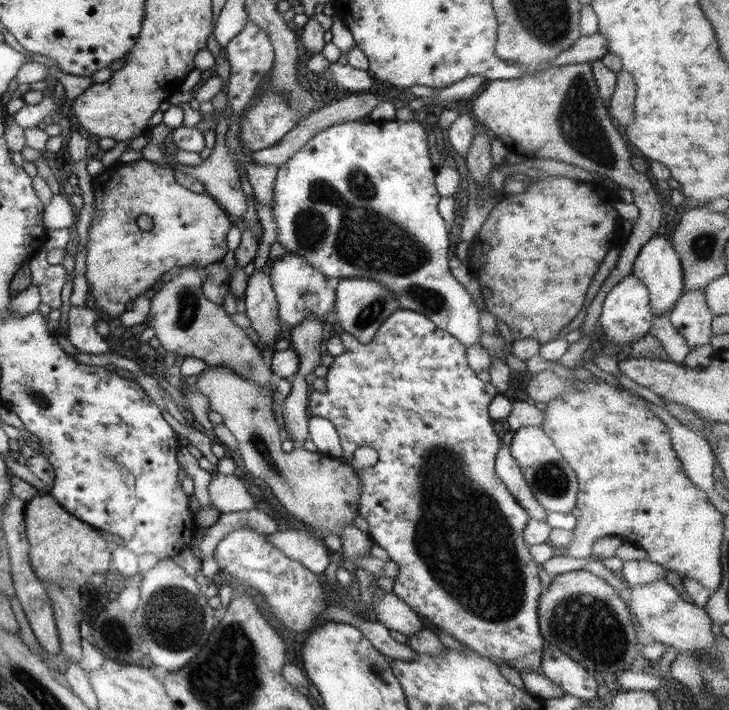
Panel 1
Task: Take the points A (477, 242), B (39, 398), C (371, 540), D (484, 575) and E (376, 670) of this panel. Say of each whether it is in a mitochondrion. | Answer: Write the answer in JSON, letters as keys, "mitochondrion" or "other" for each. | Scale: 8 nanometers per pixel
{"A":"other","B":"mitochondrion","C":"other","D":"mitochondrion","E":"mitochondrion"}

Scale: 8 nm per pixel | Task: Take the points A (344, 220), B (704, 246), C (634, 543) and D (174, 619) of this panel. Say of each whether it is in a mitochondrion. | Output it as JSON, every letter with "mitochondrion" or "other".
{"A":"mitochondrion","B":"mitochondrion","C":"other","D":"mitochondrion"}

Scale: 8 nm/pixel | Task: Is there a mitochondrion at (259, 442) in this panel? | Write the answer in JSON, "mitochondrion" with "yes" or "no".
{"mitochondrion":"yes"}

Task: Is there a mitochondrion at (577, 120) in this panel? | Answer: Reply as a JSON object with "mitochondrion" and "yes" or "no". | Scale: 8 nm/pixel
{"mitochondrion":"yes"}

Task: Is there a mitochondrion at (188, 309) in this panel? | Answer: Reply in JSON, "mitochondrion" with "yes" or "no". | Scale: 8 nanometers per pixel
{"mitochondrion":"yes"}

